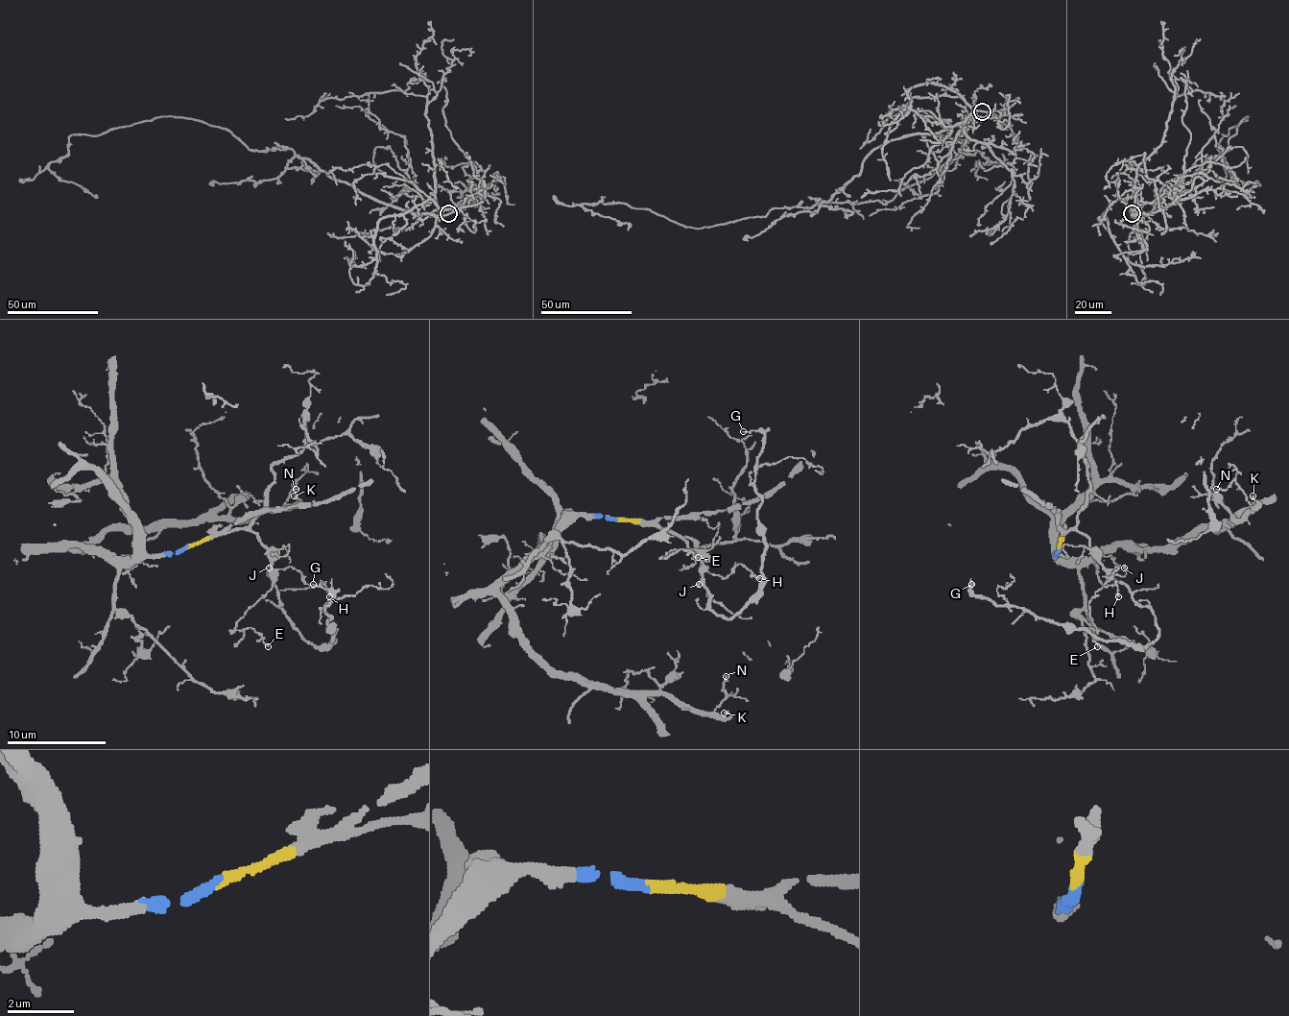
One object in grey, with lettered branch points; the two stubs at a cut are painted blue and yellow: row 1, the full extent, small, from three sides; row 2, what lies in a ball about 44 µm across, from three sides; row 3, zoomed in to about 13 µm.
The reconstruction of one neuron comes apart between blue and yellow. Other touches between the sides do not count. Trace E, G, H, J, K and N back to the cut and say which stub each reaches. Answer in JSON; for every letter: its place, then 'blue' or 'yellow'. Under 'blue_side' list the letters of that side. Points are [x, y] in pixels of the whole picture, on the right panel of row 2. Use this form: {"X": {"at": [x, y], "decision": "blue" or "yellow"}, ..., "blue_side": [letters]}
{"E": {"at": [1097, 646], "decision": "yellow"}, "G": {"at": [971, 584], "decision": "yellow"}, "H": {"at": [1118, 596], "decision": "yellow"}, "J": {"at": [1124, 568], "decision": "yellow"}, "K": {"at": [1253, 495], "decision": "blue"}, "N": {"at": [1216, 489], "decision": "blue"}, "blue_side": ["K", "N"]}

